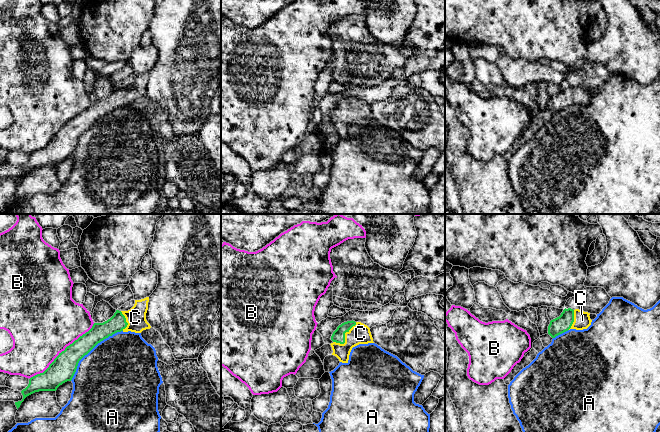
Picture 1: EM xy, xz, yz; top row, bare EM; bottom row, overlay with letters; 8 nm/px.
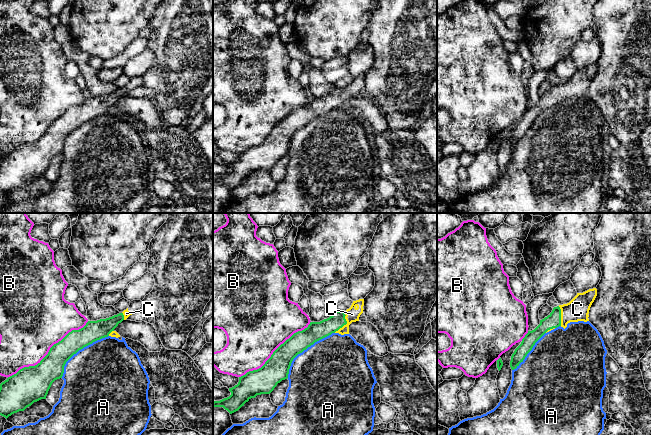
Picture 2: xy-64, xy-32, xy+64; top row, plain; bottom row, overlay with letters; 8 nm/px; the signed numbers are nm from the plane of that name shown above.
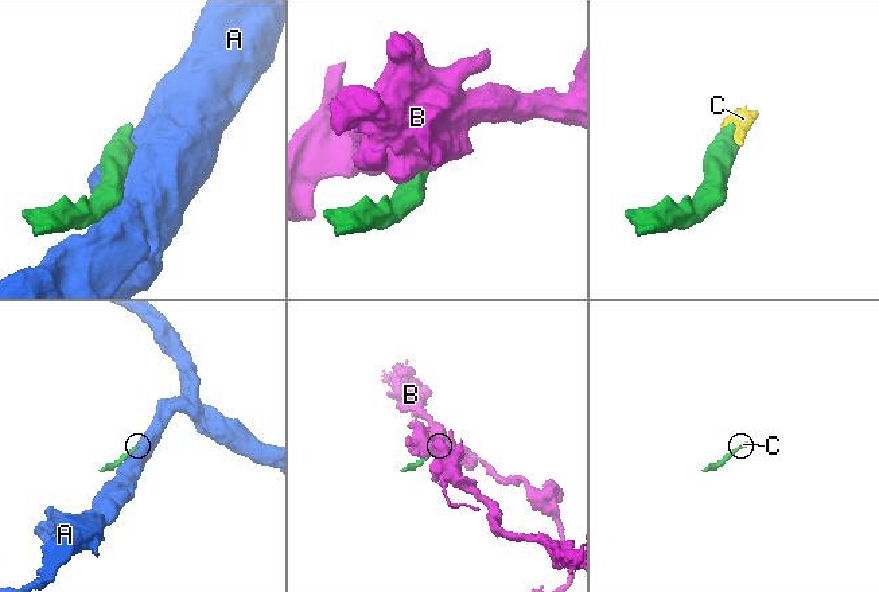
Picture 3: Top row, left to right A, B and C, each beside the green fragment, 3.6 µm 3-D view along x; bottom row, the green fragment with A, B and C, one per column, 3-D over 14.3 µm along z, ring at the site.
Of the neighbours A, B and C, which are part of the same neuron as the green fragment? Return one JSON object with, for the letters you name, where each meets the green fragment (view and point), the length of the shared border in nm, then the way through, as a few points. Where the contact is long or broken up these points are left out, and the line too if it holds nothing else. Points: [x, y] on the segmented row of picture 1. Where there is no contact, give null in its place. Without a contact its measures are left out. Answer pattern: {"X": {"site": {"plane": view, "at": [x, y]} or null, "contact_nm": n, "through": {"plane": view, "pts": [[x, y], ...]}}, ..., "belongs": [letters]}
{"C": {"site": {"plane": "xz", "at": [344, 337]}, "contact_nm": 260, "through": {"plane": "xz", "pts": [[338, 336], [344, 337], [351, 333], [360, 333]]}}, "belongs": ["C"]}

